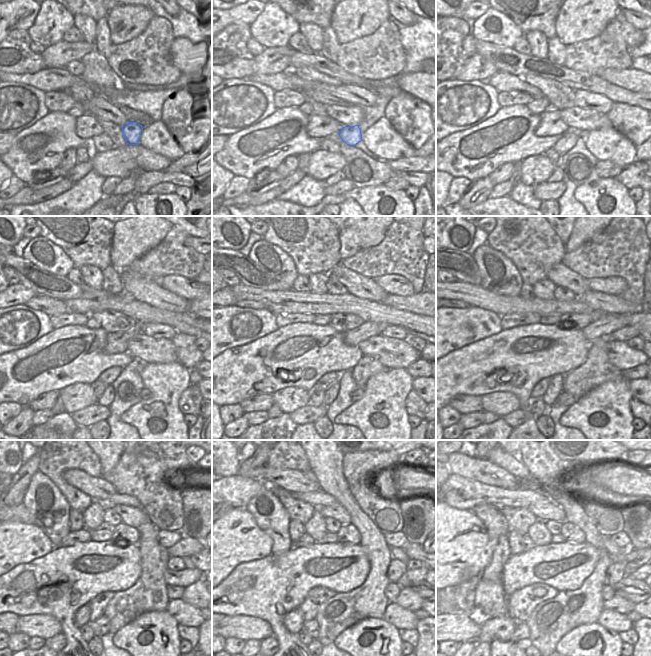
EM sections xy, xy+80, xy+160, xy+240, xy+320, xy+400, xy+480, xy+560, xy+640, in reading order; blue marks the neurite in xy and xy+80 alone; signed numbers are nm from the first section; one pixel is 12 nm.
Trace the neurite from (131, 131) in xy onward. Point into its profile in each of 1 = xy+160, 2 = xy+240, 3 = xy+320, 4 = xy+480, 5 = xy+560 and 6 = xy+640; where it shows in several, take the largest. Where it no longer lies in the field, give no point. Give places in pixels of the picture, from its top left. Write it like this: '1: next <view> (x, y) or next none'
1: next xy+160 (567, 142)
2: next xy+240 (110, 375)
3: next xy+320 (323, 383)
4: next xy+480 (82, 616)
5: next xy+560 (293, 621)
6: next xy+640 (501, 628)

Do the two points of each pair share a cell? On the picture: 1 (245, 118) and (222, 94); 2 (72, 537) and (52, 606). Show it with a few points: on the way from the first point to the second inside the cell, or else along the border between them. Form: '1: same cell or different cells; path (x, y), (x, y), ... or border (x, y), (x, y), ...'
1: same cell; path (240, 112), (228, 100)
2: different cells; border (90, 540), (60, 547)

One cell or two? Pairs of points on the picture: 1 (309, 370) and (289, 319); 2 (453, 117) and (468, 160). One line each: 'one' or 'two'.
1: two
2: two

